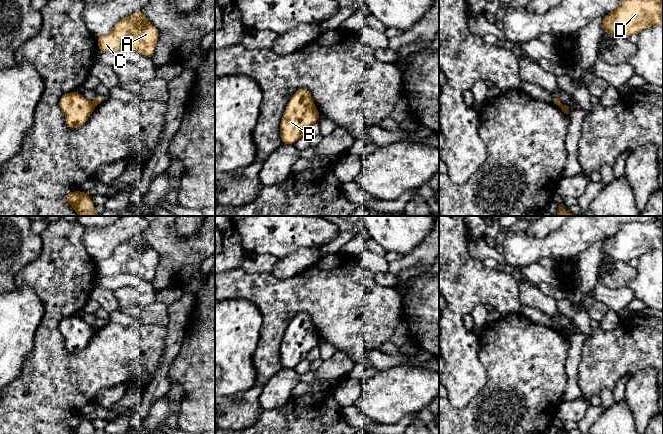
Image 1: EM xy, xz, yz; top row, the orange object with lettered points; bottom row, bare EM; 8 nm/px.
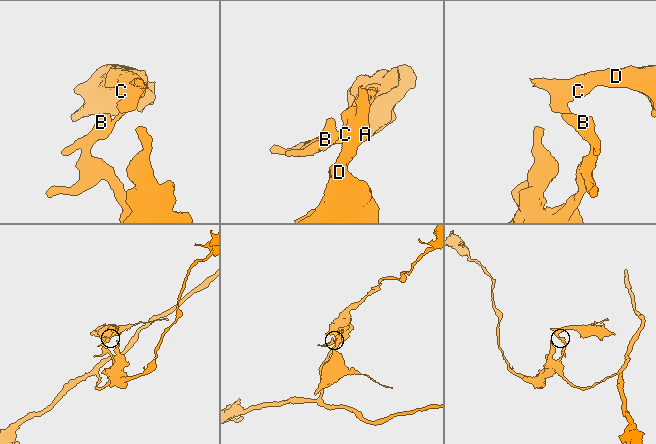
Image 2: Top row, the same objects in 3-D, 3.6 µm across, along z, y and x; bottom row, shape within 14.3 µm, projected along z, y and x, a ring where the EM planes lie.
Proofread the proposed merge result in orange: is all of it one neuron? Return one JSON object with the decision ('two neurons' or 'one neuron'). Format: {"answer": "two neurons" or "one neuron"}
{"answer": "two neurons"}

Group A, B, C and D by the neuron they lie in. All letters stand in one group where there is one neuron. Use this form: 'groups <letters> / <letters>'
groups A C D / B

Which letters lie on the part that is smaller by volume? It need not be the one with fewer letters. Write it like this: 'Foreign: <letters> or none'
Foreign: A, C, D

